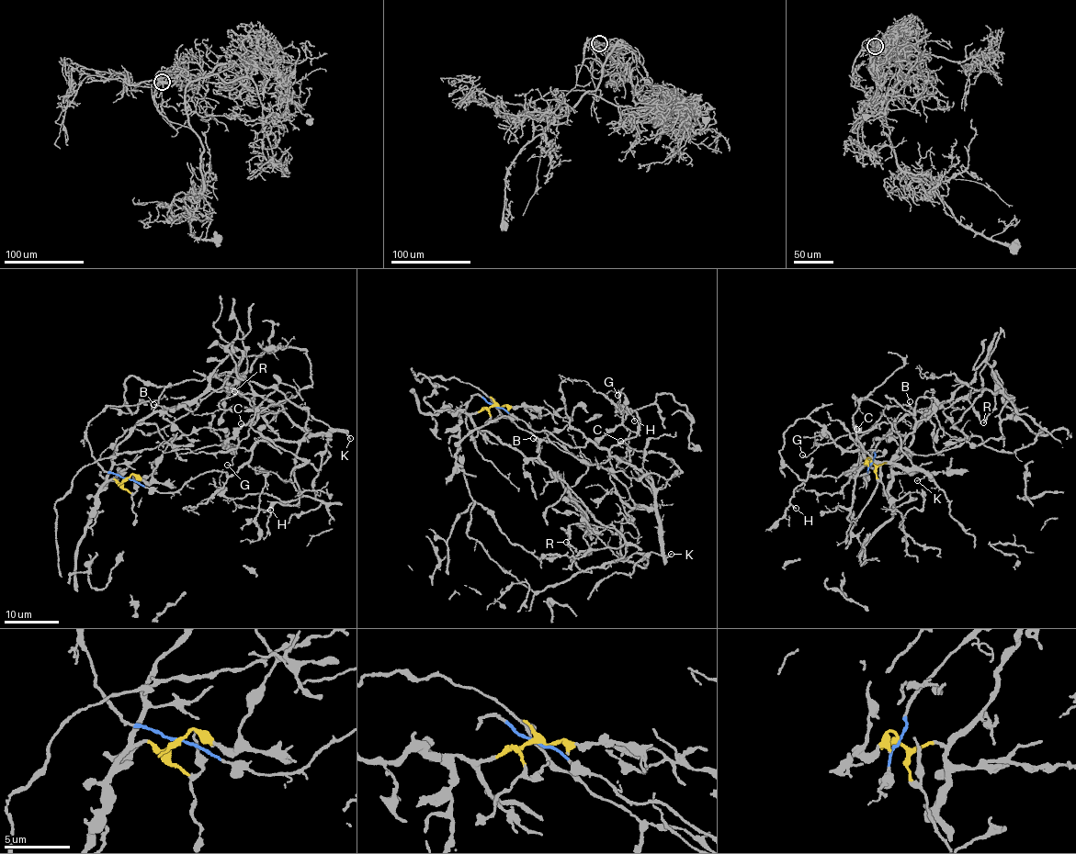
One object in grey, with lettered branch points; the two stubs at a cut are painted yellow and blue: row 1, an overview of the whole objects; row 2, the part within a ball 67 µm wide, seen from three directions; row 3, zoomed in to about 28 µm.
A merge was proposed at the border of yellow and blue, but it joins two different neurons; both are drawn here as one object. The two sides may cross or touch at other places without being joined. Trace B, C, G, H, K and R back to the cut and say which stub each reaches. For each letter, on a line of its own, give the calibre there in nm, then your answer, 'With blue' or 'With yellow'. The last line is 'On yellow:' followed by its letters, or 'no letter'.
B: Thickness 130 nm. With yellow
C: Thickness 130 nm. With blue
G: Thickness 110 nm. With blue
H: Thickness 130 nm. With blue
K: Thickness 100 nm. With blue
R: Thickness 130 nm. With yellow
On yellow: B, R

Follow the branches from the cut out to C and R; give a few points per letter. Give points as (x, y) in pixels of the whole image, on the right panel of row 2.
C: (872, 462), (865, 485), (868, 473), (851, 477), (865, 451), (874, 462), (913, 465), (889, 421), (856, 428)
R: (872, 462), (893, 462), (910, 444), (923, 412), (968, 385), (982, 363), (991, 367), (995, 409), (983, 423)

